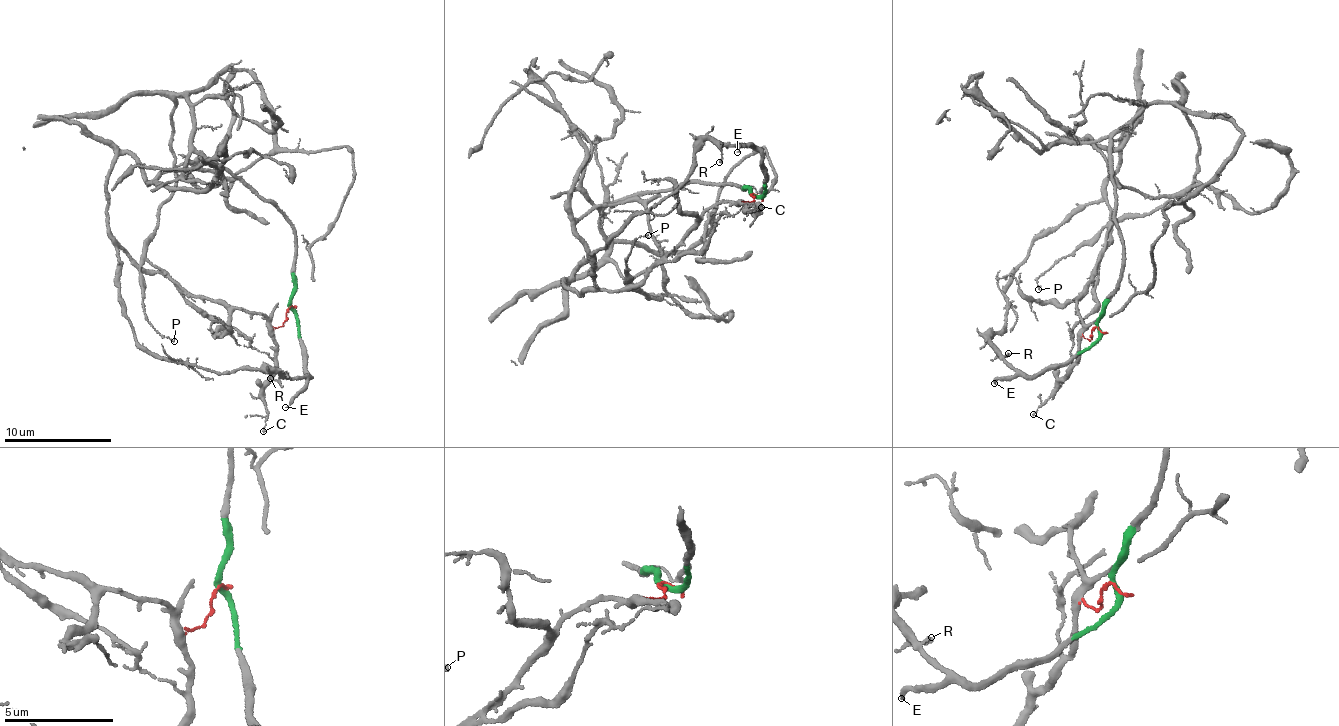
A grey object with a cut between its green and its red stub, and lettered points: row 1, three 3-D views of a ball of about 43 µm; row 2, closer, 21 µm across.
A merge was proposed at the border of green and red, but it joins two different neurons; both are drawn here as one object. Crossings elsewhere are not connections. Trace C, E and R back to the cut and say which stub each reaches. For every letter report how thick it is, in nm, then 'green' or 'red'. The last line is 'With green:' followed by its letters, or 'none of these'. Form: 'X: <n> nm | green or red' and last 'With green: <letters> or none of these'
C: 110 nm | red
E: 160 nm | green
R: 120 nm | green
With green: E, R

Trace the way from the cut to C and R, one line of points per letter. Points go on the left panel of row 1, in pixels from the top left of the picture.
C: (291, 306), (282, 326), (274, 331), (276, 357), (264, 390), (267, 407), (262, 432)
R: (291, 306), (299, 322), (301, 351), (307, 355), (309, 373), (279, 380), (270, 378)

